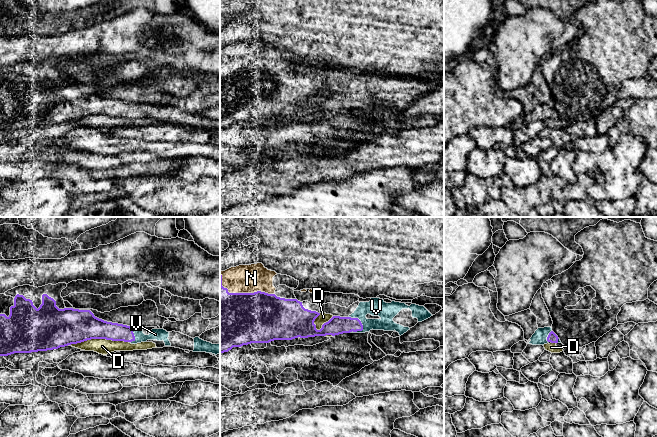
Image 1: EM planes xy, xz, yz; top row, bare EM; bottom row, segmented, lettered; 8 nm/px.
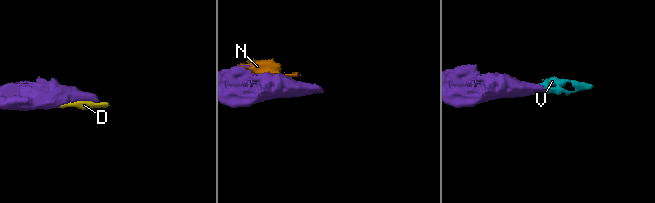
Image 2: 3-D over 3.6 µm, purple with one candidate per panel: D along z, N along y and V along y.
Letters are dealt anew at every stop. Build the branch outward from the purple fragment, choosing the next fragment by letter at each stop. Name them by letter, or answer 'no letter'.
N, V

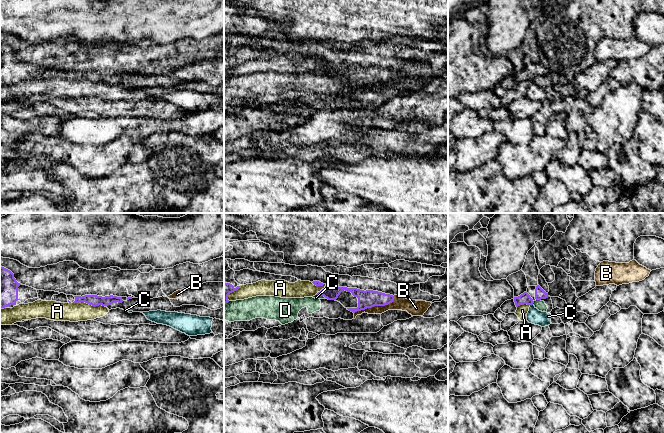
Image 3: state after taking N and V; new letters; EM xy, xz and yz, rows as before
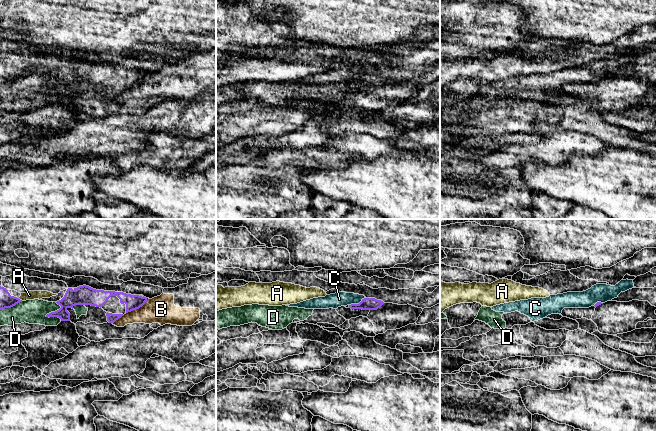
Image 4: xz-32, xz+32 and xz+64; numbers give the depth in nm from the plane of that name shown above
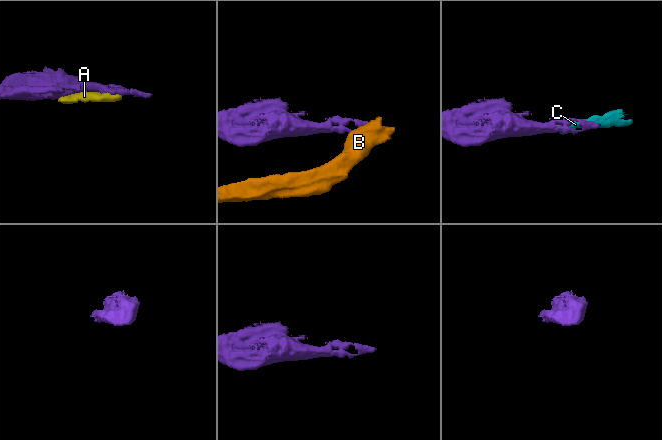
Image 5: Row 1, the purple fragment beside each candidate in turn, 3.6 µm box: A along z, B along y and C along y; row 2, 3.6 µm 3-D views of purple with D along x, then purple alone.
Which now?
no letter

